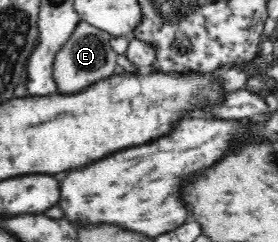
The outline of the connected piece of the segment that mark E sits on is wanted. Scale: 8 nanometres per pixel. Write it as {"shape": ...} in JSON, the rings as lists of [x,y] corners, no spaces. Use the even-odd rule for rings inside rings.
{"shape":[[[80,21],[69,40],[54,54],[52,63],[52,77],[58,93],[70,95],[80,93],[99,79],[114,73],[118,55],[110,48],[109,39],[112,37],[105,31]]]}

